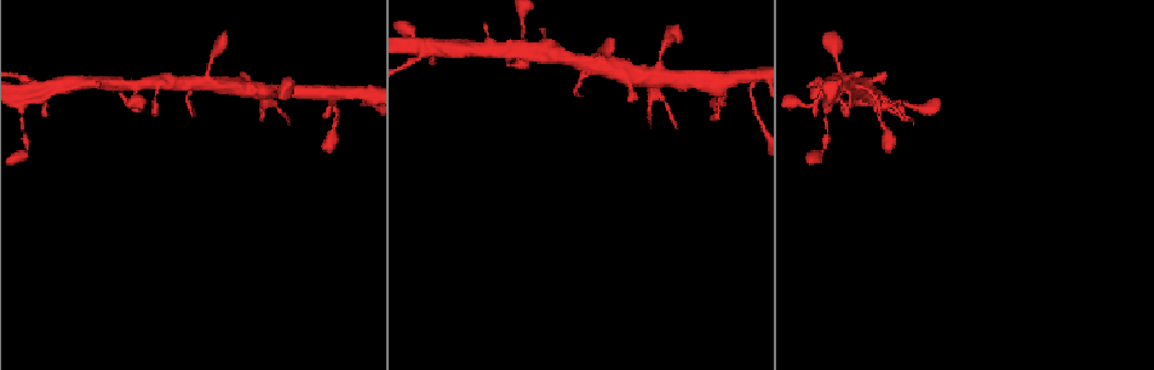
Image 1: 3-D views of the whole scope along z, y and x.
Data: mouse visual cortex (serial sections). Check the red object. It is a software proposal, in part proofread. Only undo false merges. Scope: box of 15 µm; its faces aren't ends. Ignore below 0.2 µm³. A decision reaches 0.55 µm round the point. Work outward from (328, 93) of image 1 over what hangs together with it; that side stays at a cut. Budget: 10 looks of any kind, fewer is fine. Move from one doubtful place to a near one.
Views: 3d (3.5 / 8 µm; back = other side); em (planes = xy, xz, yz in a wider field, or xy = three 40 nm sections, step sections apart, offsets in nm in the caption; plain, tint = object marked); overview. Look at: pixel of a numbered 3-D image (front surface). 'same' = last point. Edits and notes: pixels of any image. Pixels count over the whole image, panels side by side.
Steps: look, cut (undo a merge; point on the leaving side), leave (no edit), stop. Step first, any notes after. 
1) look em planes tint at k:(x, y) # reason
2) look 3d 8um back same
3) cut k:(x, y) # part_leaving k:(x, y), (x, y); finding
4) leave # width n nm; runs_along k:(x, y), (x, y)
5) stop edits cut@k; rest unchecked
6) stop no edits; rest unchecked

look 3d 3.5um back at 1:(861, 99) # sharp bend

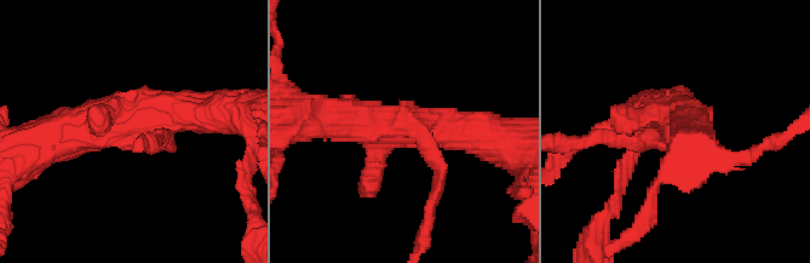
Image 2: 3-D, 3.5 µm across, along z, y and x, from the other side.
look em planes tint at 2:(414, 127)

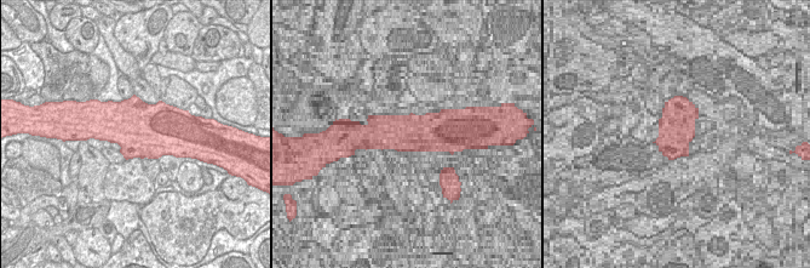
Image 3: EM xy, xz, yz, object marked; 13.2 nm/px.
leave # runs_along 2:(493, 137), (414, 125), (437, 183); all the same cell

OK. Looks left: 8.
look 3d 8um at 1:(660, 75) # side arm on a straight run

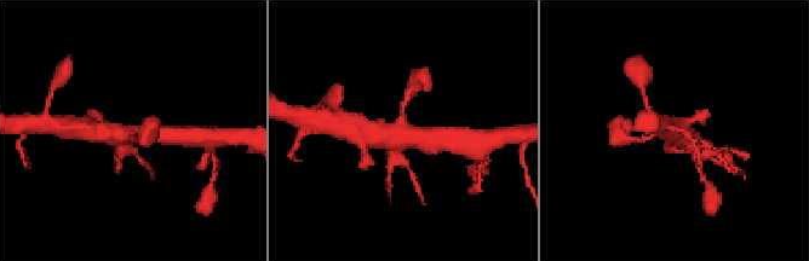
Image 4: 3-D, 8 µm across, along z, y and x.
look em xy step 3 tint at 4:(402, 134)

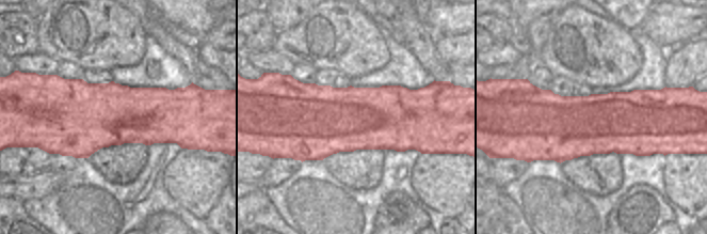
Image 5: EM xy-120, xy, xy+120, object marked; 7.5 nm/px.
leave # runs_along 4:(166, 135), (95, 131); all the same cell

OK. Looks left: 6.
look 3d 3.5um at 1:(593, 58) # narrows sharply

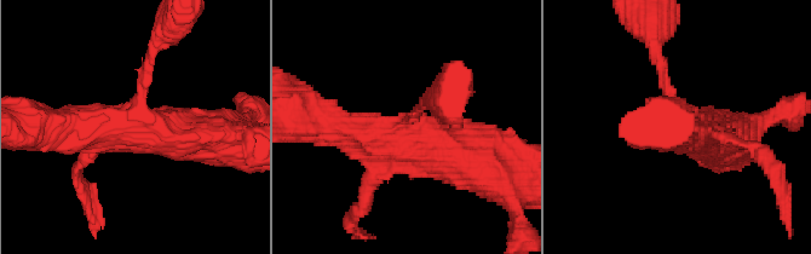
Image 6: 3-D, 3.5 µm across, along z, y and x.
look em xy step 1 plain at 6:(139, 116)

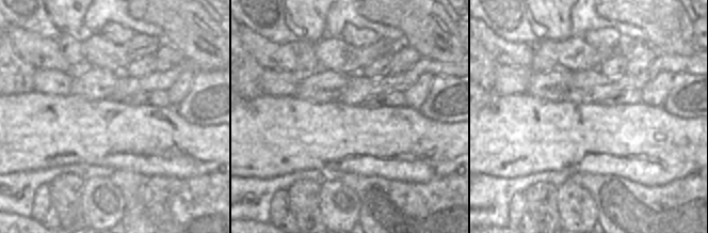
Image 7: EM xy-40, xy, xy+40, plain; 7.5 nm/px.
look em xy step 1 tint same # with the object marked

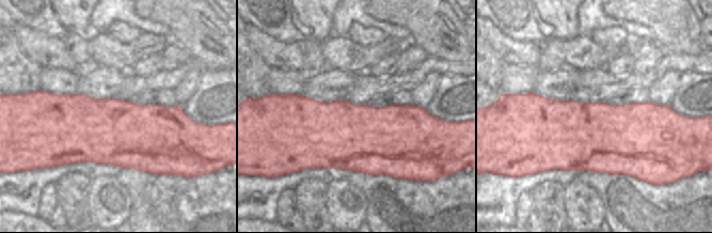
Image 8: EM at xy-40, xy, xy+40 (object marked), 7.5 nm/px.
leave # runs_along 6:(484, 160), (325, 126); all the same cell

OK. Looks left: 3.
look 3d 3.5um at 1:(141, 81)

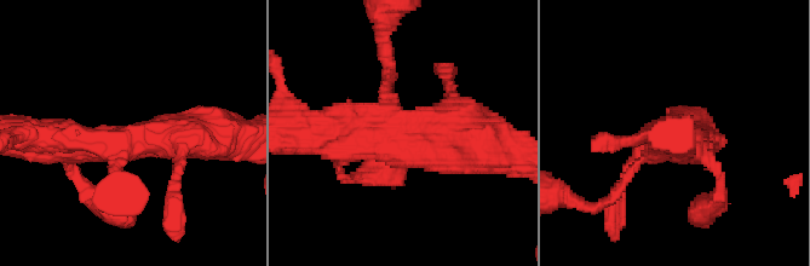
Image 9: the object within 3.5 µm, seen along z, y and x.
look em xy step 1 tint at 9:(135, 138) # shape alone is not enough

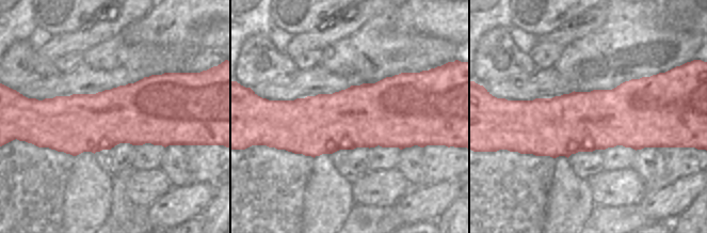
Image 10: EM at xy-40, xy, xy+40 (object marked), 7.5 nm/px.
leave # runs_along 9:(212, 136), (111, 146), (56, 139); continuous, no second cell

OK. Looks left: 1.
stop no edits; rest unchecked

